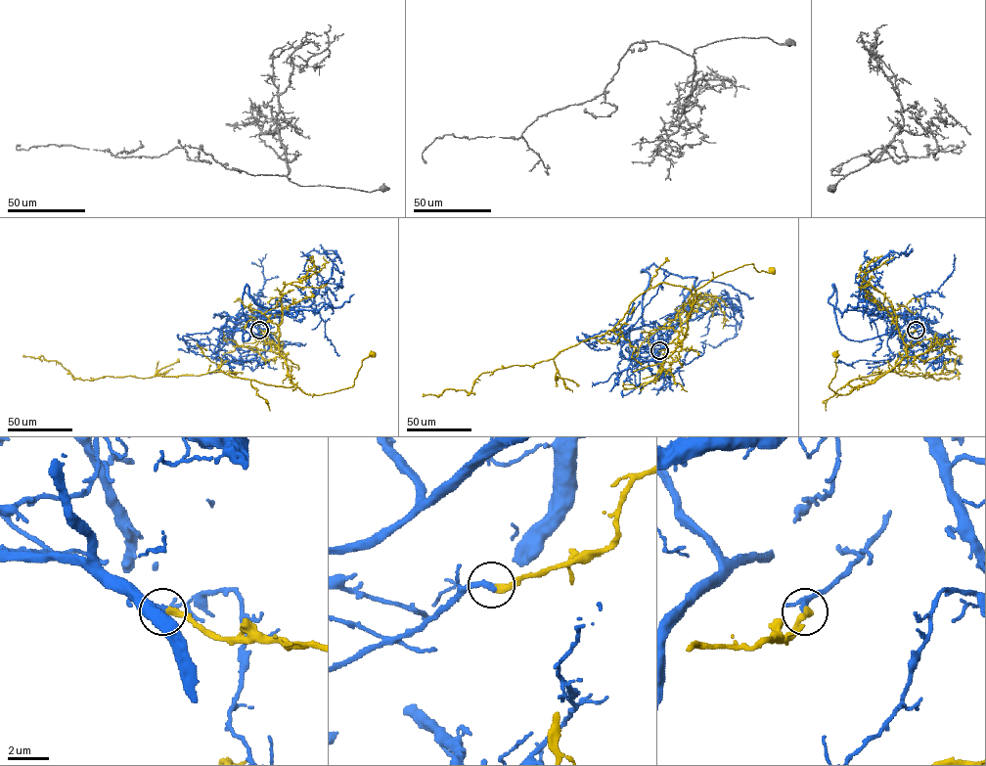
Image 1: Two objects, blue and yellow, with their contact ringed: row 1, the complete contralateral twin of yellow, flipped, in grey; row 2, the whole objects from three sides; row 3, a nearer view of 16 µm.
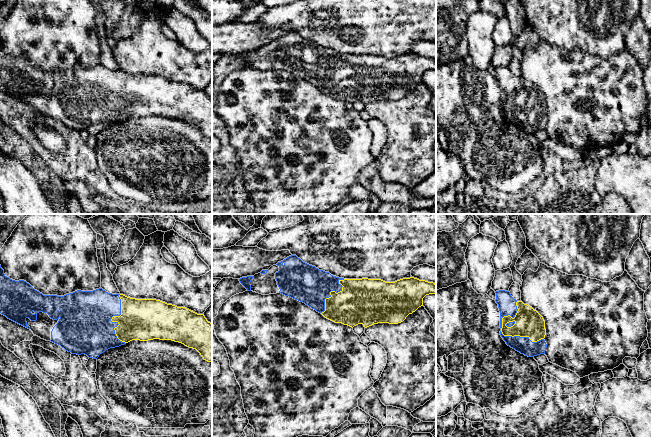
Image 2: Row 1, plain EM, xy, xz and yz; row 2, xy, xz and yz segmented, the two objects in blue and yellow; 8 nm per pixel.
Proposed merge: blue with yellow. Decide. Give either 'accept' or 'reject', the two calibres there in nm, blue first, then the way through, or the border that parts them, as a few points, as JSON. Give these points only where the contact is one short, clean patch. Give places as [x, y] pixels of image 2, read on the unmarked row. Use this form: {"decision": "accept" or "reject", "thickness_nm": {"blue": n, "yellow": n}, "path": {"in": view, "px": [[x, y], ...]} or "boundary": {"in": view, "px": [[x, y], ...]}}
{"decision": "reject", "thickness_nm": {"blue": 440, "yellow": 340}}

